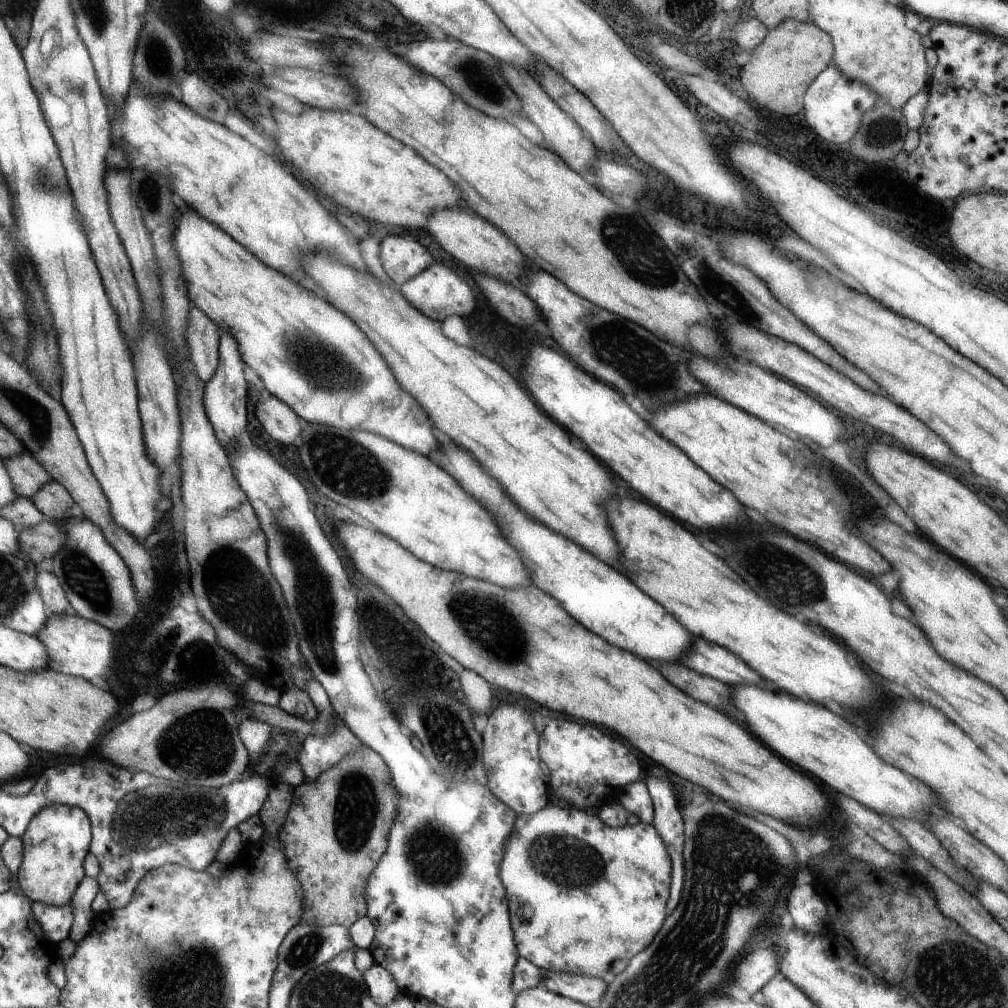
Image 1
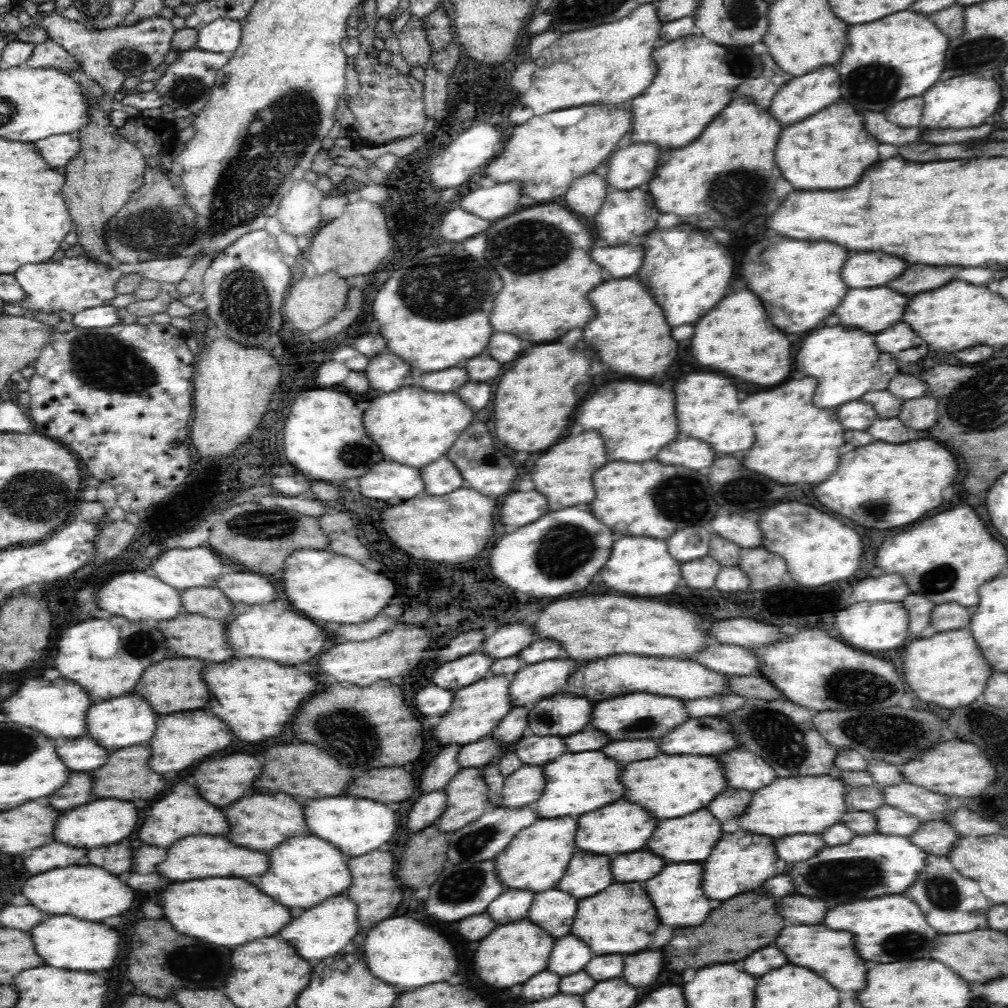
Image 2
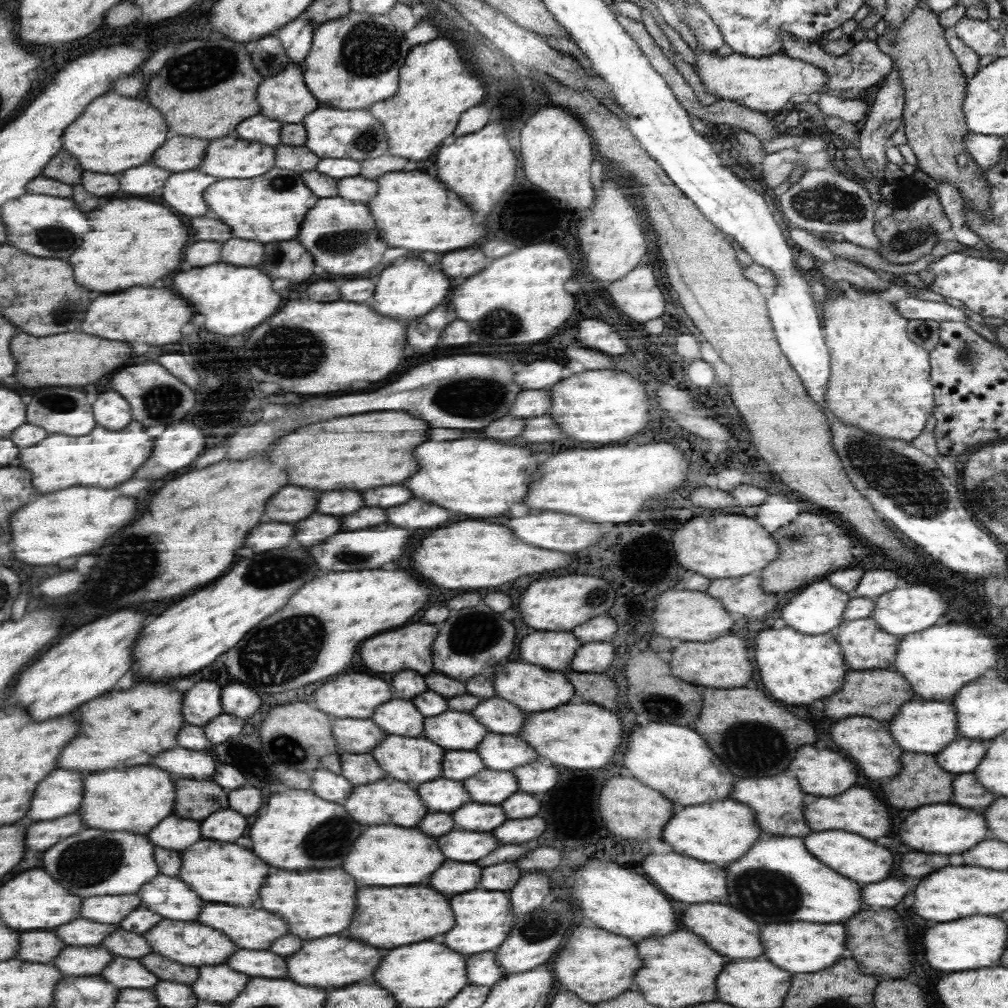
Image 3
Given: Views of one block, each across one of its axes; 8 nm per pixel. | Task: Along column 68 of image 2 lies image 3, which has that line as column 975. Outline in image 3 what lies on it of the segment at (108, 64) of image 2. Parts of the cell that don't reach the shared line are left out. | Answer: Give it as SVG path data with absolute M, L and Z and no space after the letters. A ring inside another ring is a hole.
M964 18L949 31L962 40L980 58L982 56L1003 56L1007 54L1002 34L994 30L987 21Z

